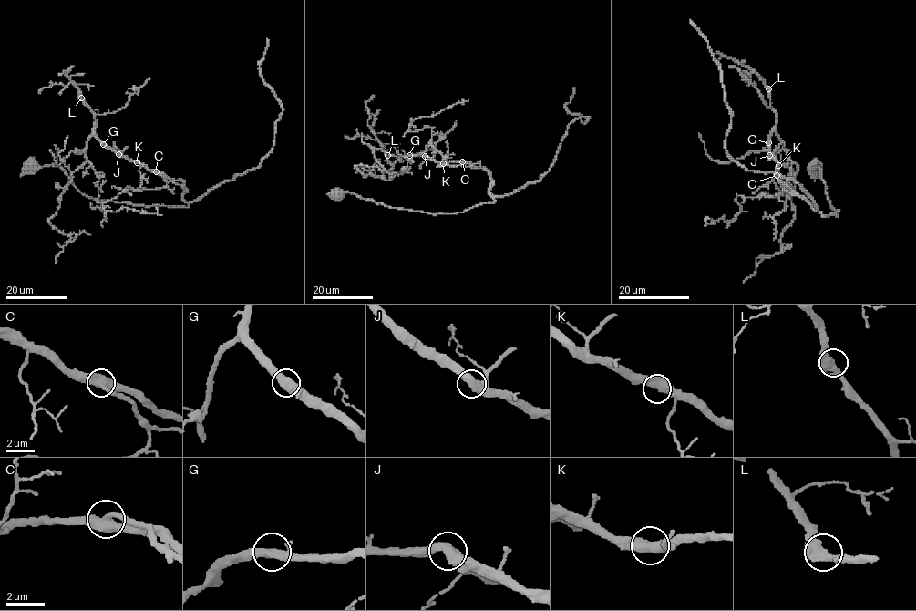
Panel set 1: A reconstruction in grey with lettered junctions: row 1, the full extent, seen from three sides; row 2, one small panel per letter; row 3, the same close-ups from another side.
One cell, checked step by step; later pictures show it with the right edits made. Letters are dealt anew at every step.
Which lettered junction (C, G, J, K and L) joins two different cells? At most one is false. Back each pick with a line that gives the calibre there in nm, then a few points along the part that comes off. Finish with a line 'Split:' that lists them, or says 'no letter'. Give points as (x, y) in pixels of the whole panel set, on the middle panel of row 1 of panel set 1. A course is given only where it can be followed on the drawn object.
Split: no letter

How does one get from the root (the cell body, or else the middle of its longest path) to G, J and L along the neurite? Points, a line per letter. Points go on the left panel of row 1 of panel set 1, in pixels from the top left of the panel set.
G: (31, 170), (58, 166), (82, 193), (94, 199), (138, 205), (188, 206), (180, 185), (119, 157), (103, 144)
J: (31, 170), (58, 166), (82, 193), (94, 199), (138, 205), (188, 206), (180, 185), (118, 154)
L: (31, 170), (58, 166), (94, 199), (188, 206), (180, 185), (100, 139), (96, 116), (81, 98)

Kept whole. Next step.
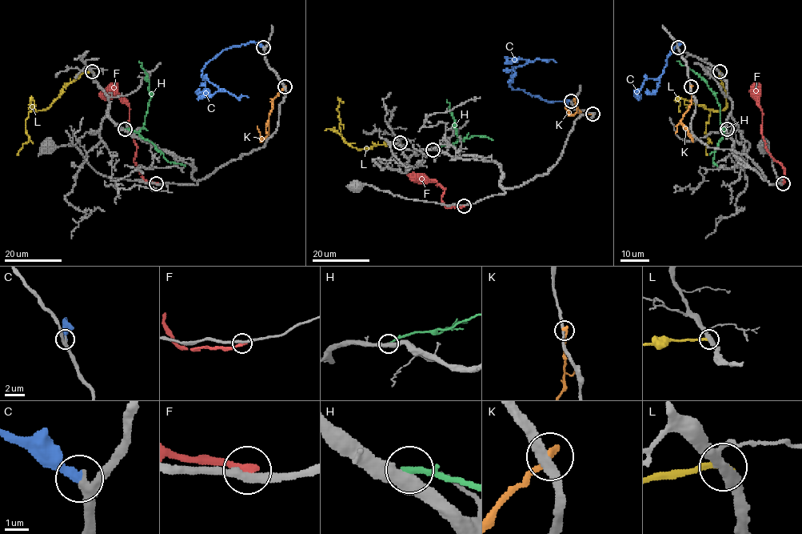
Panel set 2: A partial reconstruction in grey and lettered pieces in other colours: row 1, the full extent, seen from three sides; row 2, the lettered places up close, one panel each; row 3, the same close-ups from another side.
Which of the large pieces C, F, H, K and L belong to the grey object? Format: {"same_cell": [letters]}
{"same_cell": ["C"]}

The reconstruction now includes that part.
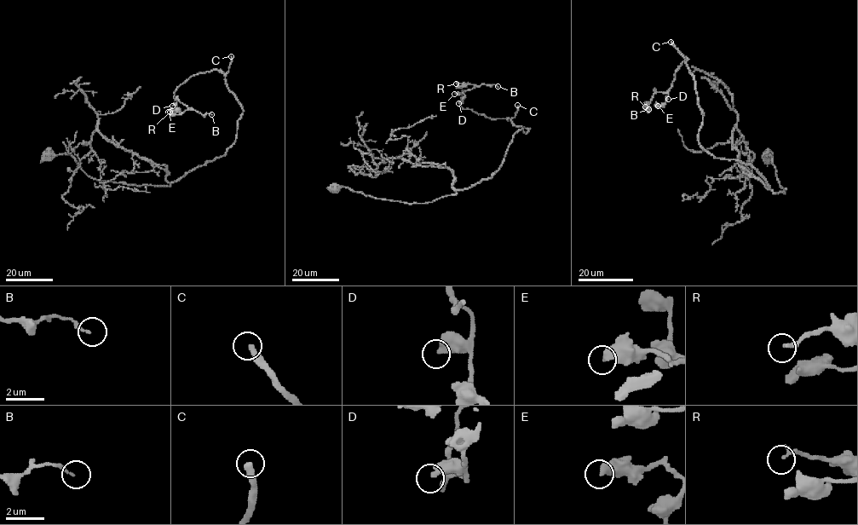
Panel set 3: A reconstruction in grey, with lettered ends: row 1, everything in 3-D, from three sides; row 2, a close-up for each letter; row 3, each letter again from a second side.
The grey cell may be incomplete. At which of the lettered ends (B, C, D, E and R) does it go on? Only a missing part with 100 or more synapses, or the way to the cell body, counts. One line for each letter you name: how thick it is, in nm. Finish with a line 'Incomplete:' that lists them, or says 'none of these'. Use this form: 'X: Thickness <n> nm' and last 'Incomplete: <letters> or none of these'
C: Thickness 320 nm
Incomplete: C

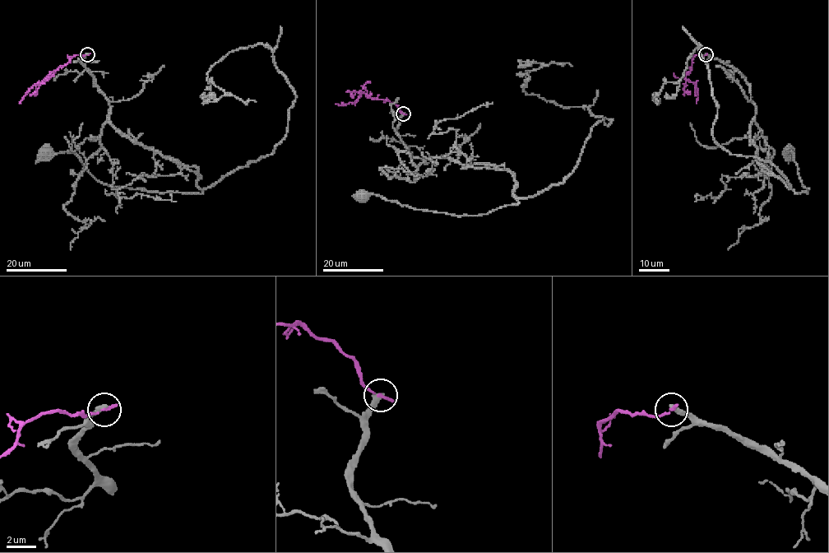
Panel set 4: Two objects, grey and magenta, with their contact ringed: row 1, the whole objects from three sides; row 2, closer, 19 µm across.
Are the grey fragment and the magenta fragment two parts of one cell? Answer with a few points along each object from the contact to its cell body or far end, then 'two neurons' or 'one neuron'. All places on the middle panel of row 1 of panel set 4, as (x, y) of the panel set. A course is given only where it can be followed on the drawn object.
grey runs (404, 113), (397, 133), (414, 158), (495, 164), (514, 178), (518, 203), (479, 215), (451, 215), (362, 196); magenta runs (404, 113), (386, 99), (370, 98), (363, 92), (352, 103), (335, 104); two neurons

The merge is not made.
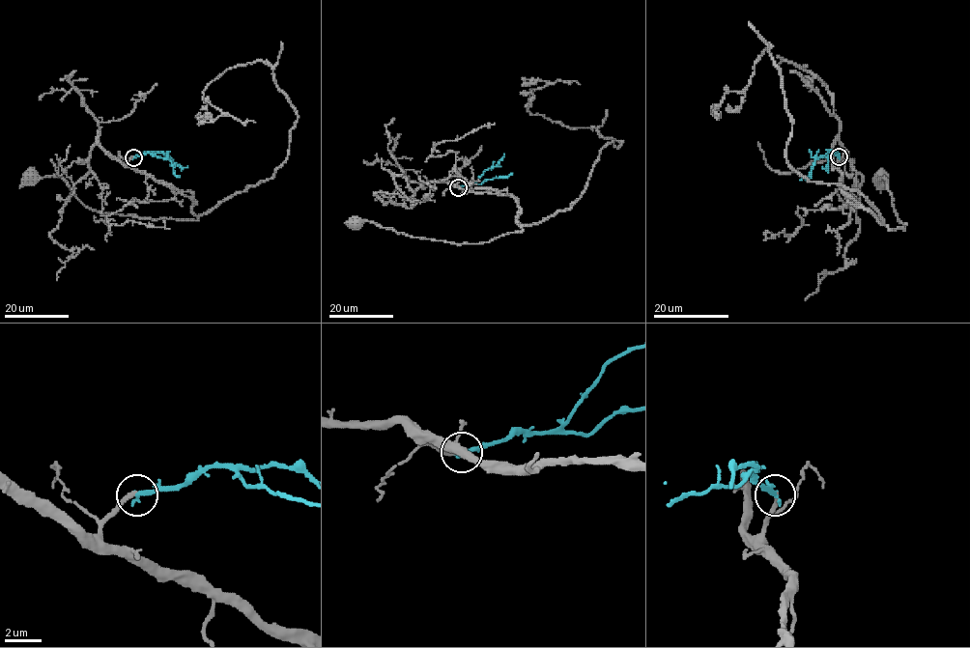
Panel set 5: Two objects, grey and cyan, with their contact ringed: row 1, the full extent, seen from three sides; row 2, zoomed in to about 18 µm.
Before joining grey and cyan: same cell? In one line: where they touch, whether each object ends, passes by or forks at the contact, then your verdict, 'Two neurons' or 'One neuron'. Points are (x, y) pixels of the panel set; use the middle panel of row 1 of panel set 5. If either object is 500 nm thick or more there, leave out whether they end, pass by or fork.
Place: (458, 187). At the ring grey ends. At the ring cyan ends. One neuron

